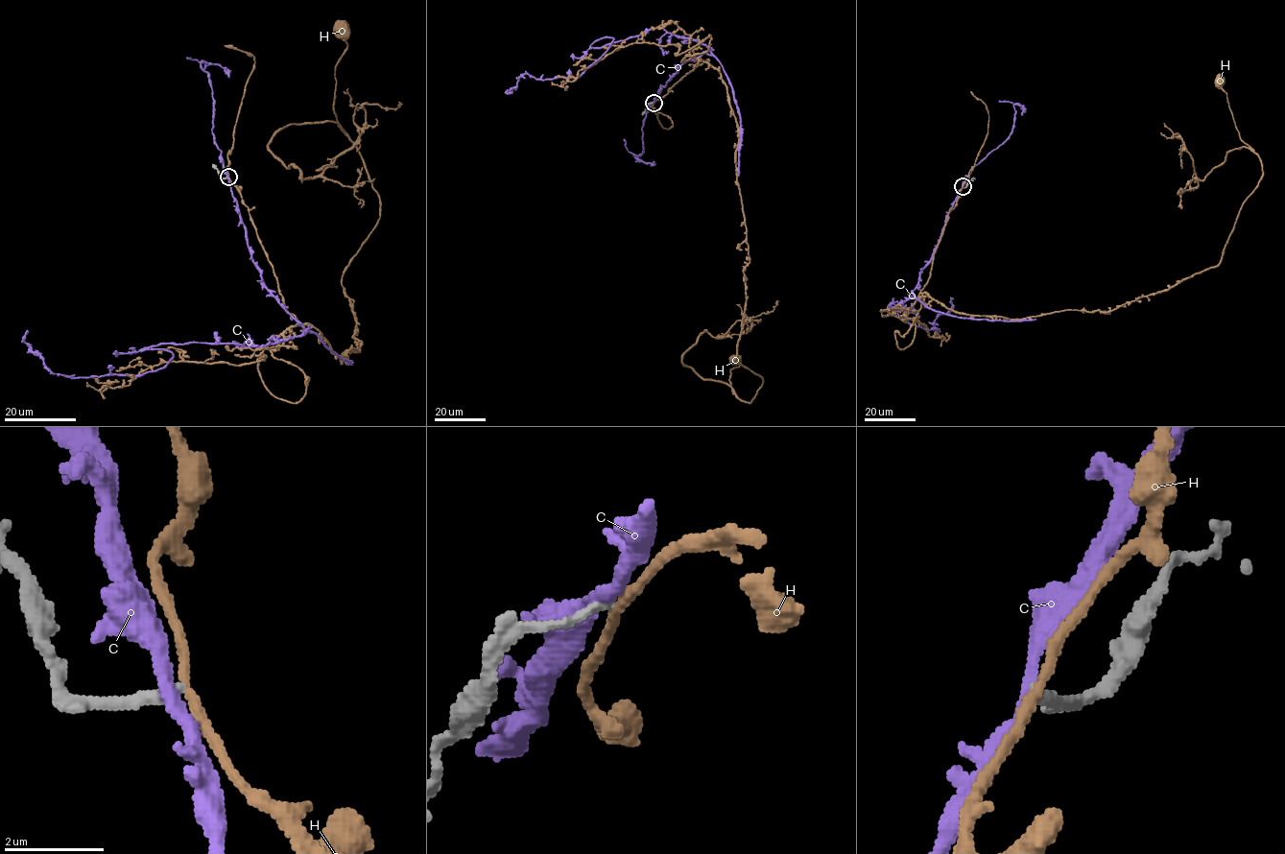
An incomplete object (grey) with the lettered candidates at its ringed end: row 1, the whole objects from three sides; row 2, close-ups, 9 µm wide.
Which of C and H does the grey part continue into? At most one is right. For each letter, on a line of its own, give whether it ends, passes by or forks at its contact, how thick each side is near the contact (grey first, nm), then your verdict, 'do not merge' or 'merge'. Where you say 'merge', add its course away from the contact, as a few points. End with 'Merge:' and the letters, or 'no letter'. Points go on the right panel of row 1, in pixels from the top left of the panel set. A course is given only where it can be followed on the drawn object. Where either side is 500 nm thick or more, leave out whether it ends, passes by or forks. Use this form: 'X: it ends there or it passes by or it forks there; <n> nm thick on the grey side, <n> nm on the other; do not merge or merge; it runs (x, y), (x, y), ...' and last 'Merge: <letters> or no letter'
C: it passes by; 200 nm thick on the grey side, 260 nm on the other; do not merge
H: it passes by; 190 nm thick on the grey side, 200 nm on the other; do not merge
Merge: no letter

